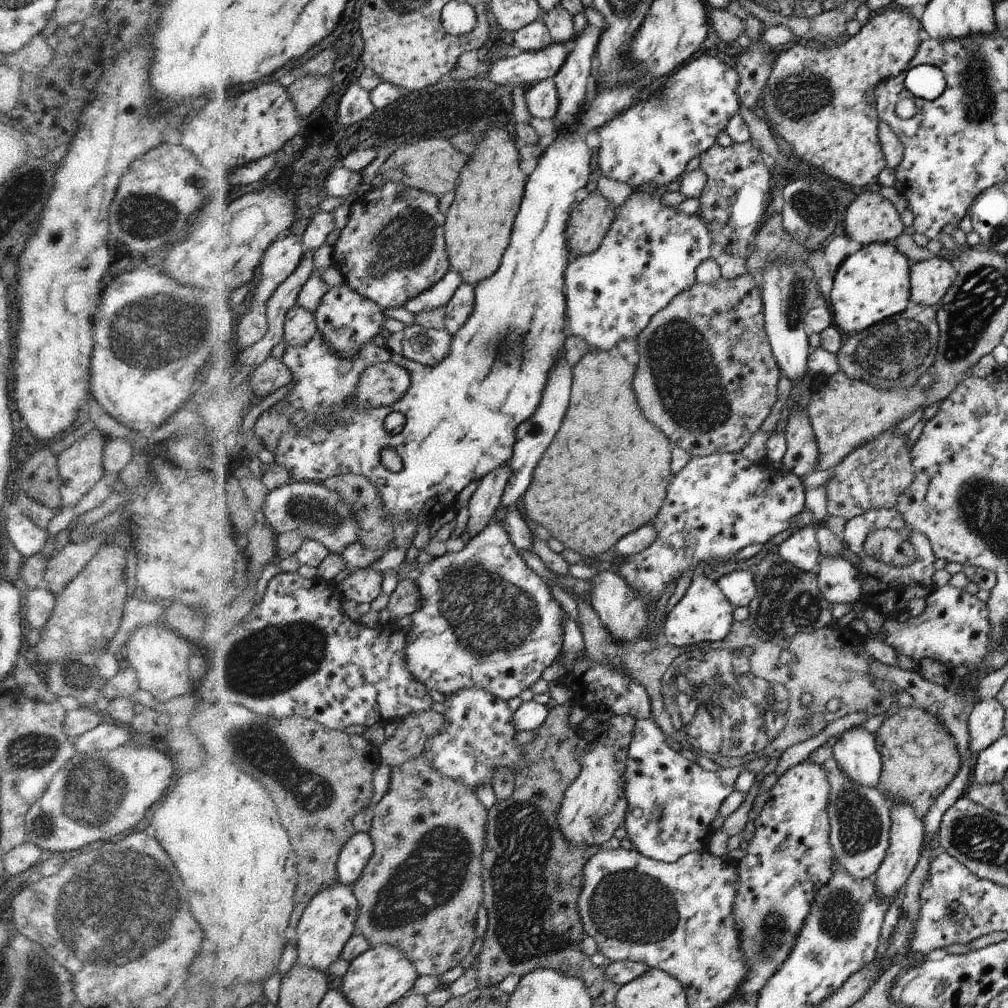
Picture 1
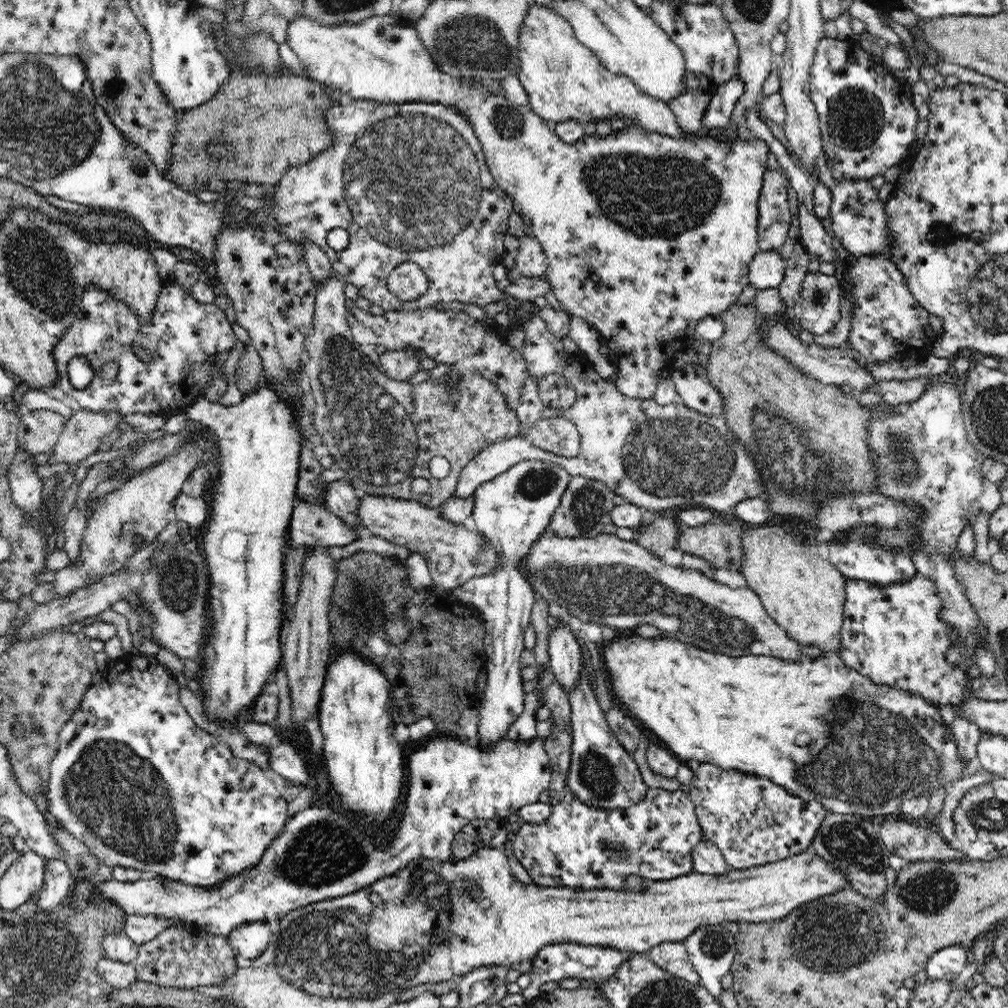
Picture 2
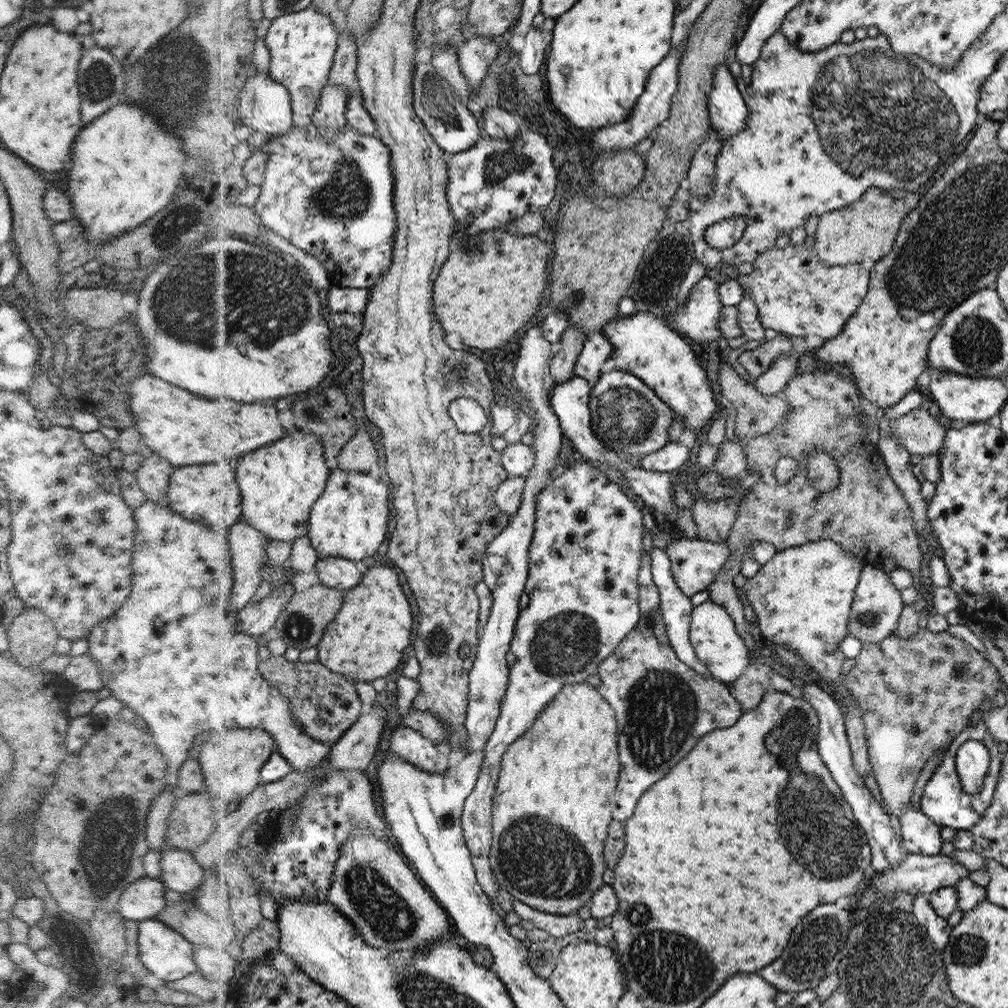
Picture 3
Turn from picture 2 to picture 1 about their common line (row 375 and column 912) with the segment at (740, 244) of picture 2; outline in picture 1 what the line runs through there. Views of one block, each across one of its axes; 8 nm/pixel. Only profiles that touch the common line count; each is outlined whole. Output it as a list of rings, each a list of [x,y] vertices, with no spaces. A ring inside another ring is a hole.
[[[949,583],[937,587],[926,597],[926,610],[917,617],[900,622],[894,618],[884,620],[880,632],[873,632],[876,640],[889,644],[900,654],[910,656],[915,662],[932,658],[940,664],[953,667],[960,664],[968,670],[978,670],[991,646],[990,608],[980,598],[972,596],[965,588],[959,589]]]

